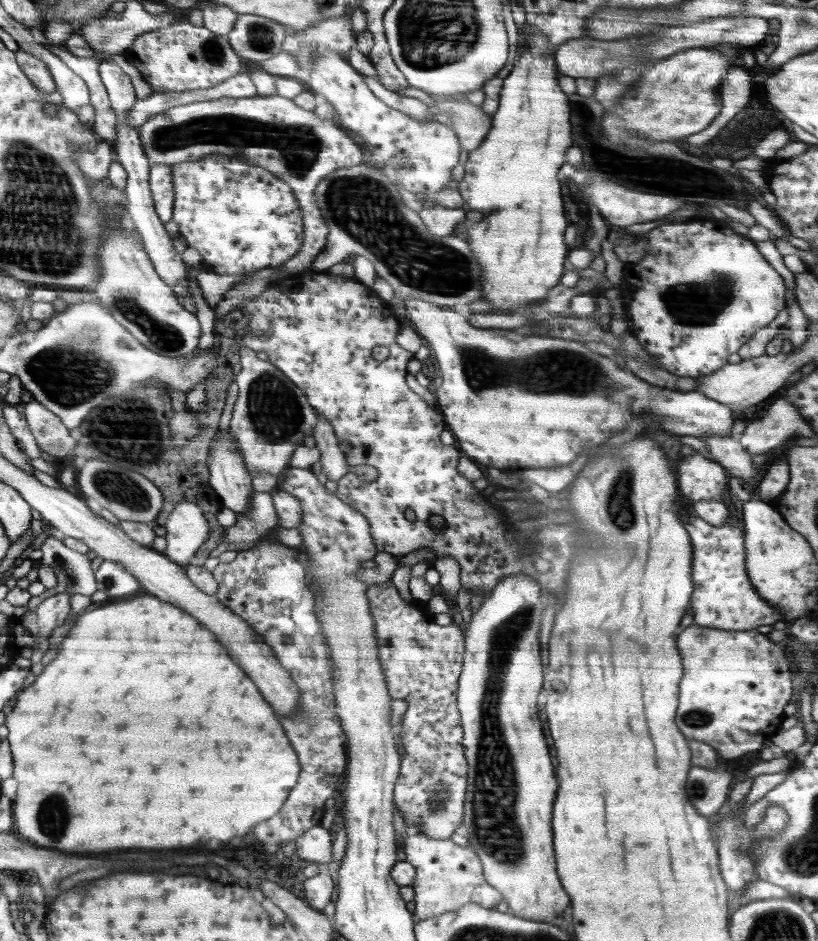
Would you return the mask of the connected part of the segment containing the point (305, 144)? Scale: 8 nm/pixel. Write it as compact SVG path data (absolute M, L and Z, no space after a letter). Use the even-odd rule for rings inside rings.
M256 94L248 98L221 96L216 100L176 106L168 112L152 116L140 132L153 165L162 162L174 166L184 162L194 163L208 159L211 155L246 162L256 160L256 167L262 166L264 171L270 172L292 188L303 214L304 242L296 255L277 267L273 279L279 281L303 277L308 264L327 247L330 228L317 206L315 193L320 182L342 168L351 168L367 161L367 154L356 139L344 131L334 118L320 120L314 111L300 108L294 100L276 94Z

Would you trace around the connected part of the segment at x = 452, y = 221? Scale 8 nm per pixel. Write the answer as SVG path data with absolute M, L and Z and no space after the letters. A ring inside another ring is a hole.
M436 203L431 209L421 209L419 216L430 234L442 238L453 234L458 224L467 223L466 213L467 210L464 208L448 208Z

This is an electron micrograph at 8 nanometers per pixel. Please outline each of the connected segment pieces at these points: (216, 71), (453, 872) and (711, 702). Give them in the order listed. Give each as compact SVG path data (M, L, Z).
M189 20L140 35L124 54L144 74L156 93L214 88L246 68L228 35L217 35L206 25L196 26Z
M410 832L404 839L405 861L416 868L411 886L414 890L414 912L417 919L436 917L442 913L456 911L466 904L478 903L486 908L496 907L503 894L482 878L482 867L474 848L458 846L452 840L432 840L424 834Z
M688 626L680 634L680 648L684 648L684 684L680 686L680 716L676 724L684 728L684 736L706 742L722 758L738 758L760 750L764 740L774 736L780 726L784 706L792 698L792 674L782 646L754 630L719 630L708 626Z

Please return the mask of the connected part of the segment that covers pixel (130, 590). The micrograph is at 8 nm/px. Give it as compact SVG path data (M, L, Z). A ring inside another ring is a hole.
M108 559L97 570L97 579L100 590L108 596L134 594L143 586L138 576L134 576L126 566Z

